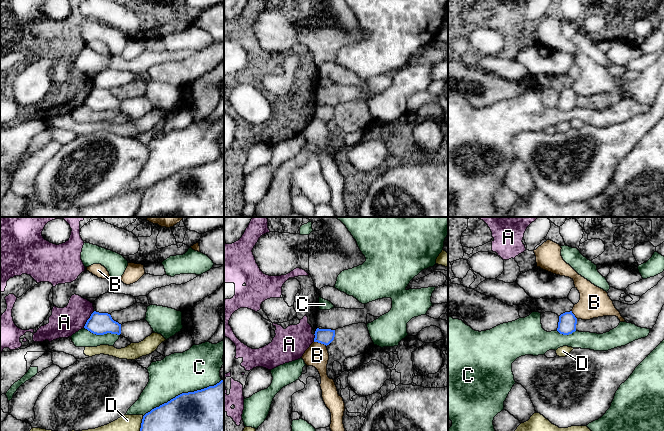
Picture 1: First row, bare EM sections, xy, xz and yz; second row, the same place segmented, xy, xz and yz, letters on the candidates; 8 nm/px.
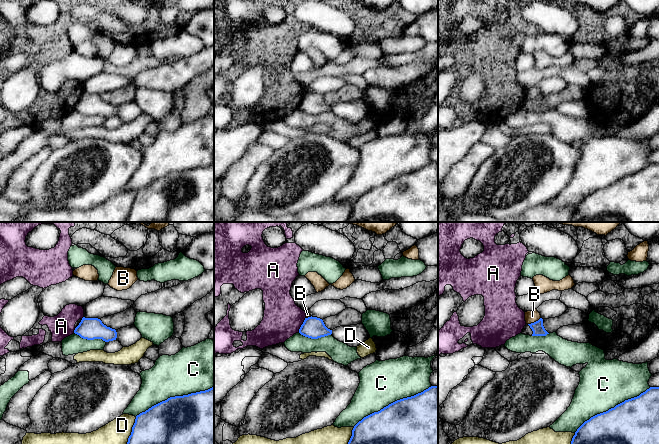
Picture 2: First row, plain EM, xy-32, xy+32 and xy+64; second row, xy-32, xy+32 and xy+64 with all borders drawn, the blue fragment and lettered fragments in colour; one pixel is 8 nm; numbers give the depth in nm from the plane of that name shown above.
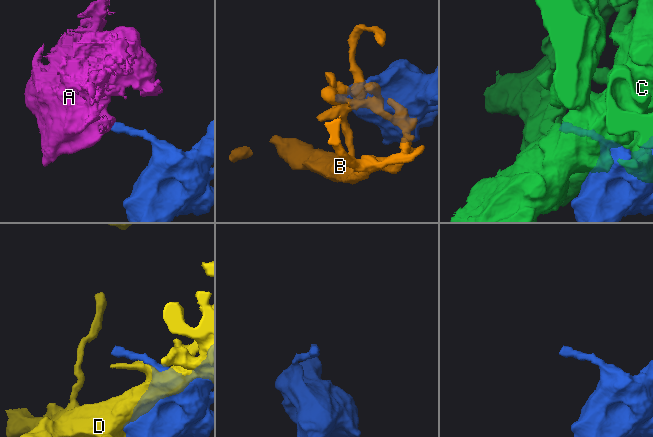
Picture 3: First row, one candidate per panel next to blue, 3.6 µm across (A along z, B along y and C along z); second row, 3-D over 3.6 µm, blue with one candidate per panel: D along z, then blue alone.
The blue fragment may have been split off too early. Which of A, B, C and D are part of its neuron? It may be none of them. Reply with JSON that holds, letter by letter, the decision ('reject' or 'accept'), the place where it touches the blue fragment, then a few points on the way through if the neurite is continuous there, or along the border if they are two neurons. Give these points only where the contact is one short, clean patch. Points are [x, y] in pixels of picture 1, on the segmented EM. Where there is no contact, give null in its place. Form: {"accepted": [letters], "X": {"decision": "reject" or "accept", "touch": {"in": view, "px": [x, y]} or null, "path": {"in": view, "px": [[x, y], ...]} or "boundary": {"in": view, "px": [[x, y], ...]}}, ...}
{"accepted": [], "A": {"decision": "reject", "touch": {"in": "xy", "px": [88, 319]}, "boundary": {"in": "xy", "px": [[94, 311], [83, 327]]}}, "B": {"decision": "reject", "touch": {"in": "xz", "px": [320, 342]}}, "C": {"decision": "reject", "touch": {"in": "xy", "px": [182, 393]}}, "D": {"decision": "reject", "touch": {"in": "xy", "px": [141, 423]}}}

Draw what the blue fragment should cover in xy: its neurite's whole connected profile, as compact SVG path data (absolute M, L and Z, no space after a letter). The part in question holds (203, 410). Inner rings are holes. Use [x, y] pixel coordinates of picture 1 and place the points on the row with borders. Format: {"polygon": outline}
{"polygon": "M224 380L214 386L182 393L143 416L140 431L224 431Z"}

